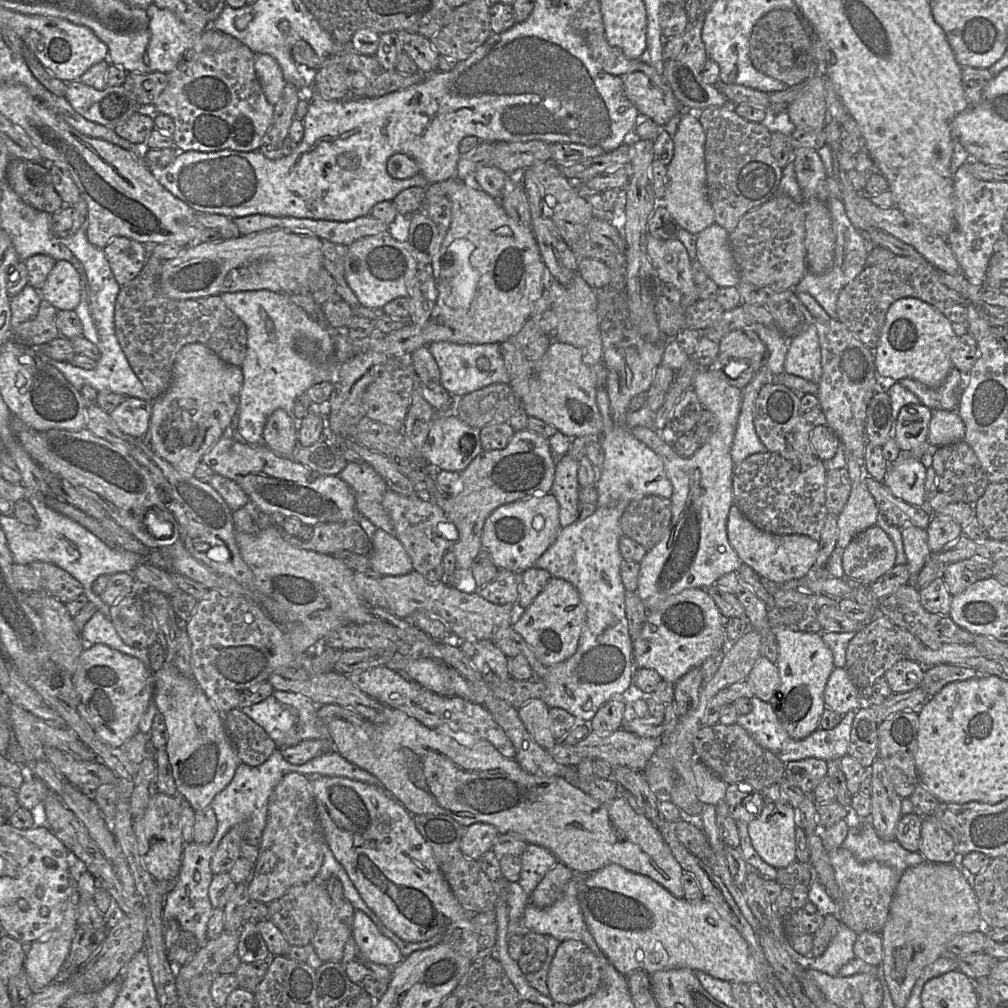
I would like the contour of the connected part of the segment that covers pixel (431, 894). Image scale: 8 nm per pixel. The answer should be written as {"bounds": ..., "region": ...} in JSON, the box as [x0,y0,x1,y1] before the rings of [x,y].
{"bounds":[310,776,469,942],"region":[[[310,776],[313,794],[315,798],[318,817],[324,832],[326,843],[333,853],[335,859],[343,866],[350,880],[359,892],[363,901],[367,904],[370,910],[380,919],[383,925],[391,932],[396,934],[402,940],[407,942],[423,942],[432,937],[448,933],[455,929],[463,929],[468,927],[469,915],[459,904],[458,900],[452,893],[449,884],[447,883],[443,873],[441,872],[437,861],[433,855],[431,846],[424,840],[420,832],[415,826],[413,817],[403,805],[389,794],[381,785],[374,786],[363,782],[351,780],[344,777],[331,776]]]}

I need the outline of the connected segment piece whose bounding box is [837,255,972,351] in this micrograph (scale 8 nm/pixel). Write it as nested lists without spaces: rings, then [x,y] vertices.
[[[896,255],[880,264],[866,266],[840,291],[837,300],[837,319],[874,351],[889,307],[896,300],[906,297],[918,298],[931,304],[959,330],[965,330],[969,305],[972,303],[944,285],[939,279],[939,270],[924,257],[912,258]]]

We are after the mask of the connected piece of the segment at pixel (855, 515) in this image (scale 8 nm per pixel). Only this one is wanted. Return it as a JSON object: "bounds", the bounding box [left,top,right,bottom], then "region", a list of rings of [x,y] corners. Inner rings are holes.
{"bounds":[837,448,880,549],"region":[[[845,448],[844,456],[852,487],[847,503],[838,515],[837,546],[845,549],[857,534],[876,525],[880,511],[865,484],[868,473],[864,459],[856,459]]]}

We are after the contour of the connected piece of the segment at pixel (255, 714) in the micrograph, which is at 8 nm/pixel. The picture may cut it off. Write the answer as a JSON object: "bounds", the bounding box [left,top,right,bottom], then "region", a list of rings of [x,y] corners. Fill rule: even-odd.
{"bounds":[241,690,331,750],"region":[[[274,690],[264,701],[241,707],[241,711],[265,730],[275,743],[276,749],[282,750],[304,740],[331,741],[326,724],[317,716],[317,707],[302,694]]]}

